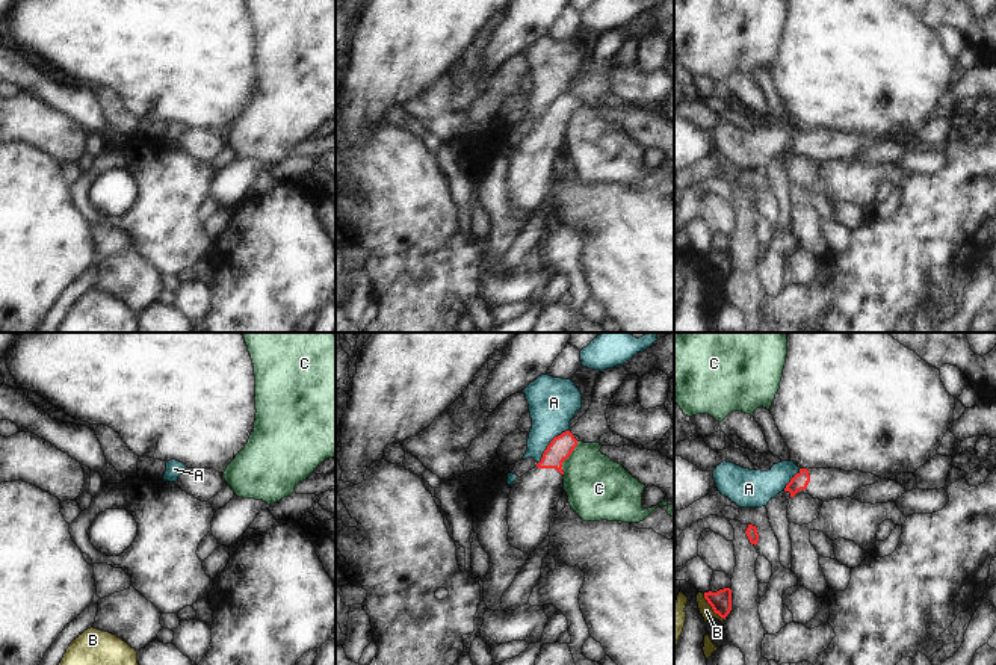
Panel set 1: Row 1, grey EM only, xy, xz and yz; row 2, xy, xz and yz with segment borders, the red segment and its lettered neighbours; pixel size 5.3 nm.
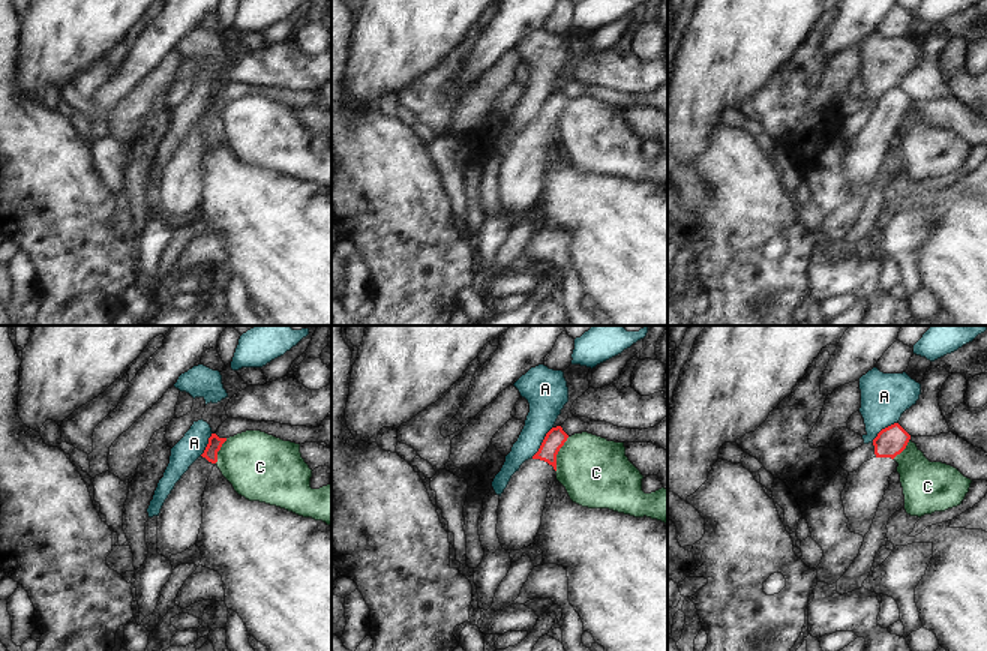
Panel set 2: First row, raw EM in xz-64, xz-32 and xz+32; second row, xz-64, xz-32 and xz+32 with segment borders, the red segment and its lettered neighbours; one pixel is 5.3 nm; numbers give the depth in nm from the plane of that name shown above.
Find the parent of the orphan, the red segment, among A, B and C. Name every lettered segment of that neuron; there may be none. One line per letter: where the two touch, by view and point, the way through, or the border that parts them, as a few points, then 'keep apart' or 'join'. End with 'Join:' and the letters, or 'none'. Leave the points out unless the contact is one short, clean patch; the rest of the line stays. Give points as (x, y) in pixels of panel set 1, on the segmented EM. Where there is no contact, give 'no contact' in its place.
A: contact xz (549, 445); border xz (567, 429), (550, 442), (538, 463); keep apart
B: contact yz (712, 608); border yz (703, 594), (711, 608), (724, 618); keep apart
C: contact xz (567, 457); border xz (578, 442), (562, 463), (562, 473); keep apart
Join: none

